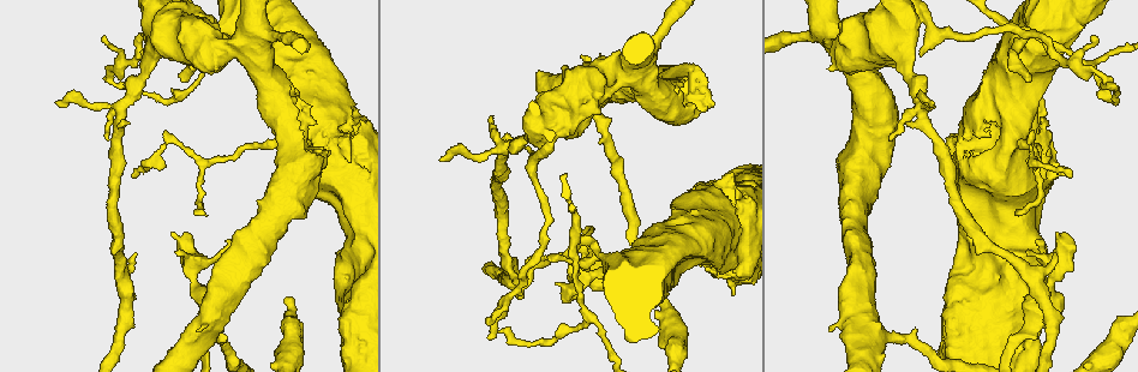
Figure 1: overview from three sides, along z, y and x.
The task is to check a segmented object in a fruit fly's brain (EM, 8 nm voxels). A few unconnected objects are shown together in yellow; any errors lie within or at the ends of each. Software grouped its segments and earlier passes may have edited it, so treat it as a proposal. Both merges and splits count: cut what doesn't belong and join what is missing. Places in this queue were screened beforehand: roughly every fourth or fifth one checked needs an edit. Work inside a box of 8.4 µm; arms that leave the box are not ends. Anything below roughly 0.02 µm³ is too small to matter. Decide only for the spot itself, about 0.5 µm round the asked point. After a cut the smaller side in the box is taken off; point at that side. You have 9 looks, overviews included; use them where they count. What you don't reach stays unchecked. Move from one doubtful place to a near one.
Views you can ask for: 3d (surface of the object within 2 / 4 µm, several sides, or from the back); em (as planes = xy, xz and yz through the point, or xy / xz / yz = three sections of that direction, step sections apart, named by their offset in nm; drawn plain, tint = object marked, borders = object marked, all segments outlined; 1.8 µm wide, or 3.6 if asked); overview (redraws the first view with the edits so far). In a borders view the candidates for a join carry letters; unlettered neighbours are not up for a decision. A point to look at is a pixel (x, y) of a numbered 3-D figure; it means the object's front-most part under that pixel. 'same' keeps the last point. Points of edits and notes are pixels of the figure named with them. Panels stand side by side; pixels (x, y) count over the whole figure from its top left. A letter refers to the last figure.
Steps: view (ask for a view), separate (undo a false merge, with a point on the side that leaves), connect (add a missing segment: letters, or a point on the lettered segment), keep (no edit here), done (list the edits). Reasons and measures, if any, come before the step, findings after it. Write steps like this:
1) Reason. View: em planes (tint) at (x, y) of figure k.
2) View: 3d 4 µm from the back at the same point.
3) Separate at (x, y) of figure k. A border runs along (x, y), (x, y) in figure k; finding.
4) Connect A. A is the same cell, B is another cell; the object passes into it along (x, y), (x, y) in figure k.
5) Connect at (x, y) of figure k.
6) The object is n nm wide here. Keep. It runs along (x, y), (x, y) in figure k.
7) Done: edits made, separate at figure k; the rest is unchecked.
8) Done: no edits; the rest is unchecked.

Sharp bend. View: em planes (borders) at (1092, 63) of figure 1.

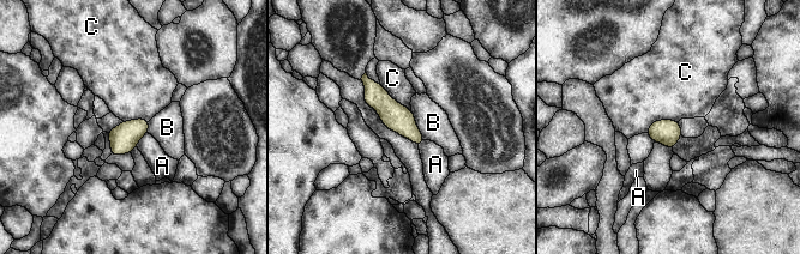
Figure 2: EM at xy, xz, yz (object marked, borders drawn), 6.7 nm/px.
Keep. A, B and C are other cells; it runs along (365, 78), (376, 96), (417, 141) in figure 2; continuous, no second cell.

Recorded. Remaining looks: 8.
Sharp bend. View: em xz step 8 (borders) at (497, 331) of figure 1.

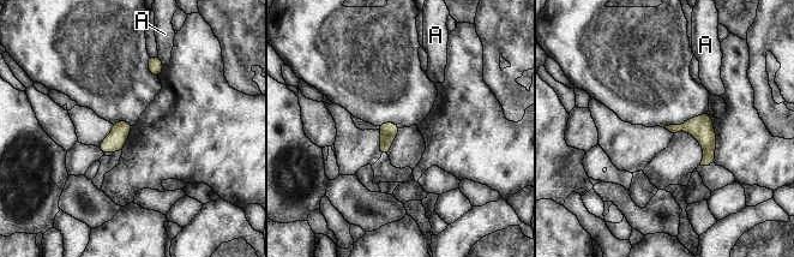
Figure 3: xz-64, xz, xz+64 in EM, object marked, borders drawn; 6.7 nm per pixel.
Separate at (392, 129) of figure 3. A is another cell; a border runs along (383, 133), (390, 133), (394, 137) in figure 3; two cells meet here.

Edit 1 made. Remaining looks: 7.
An open end. View: 3d 4 µm at (228, 241) of figure 1.

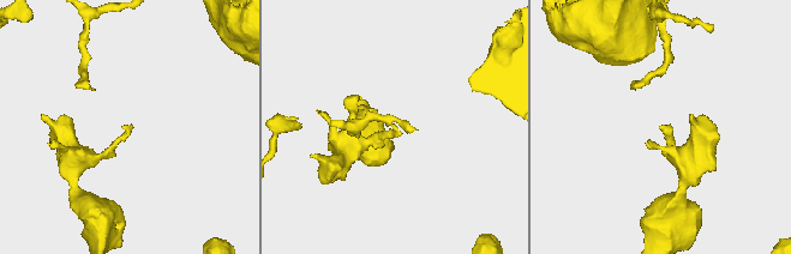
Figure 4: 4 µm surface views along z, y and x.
View: em planes (borders) at (396, 129) of figure 4.

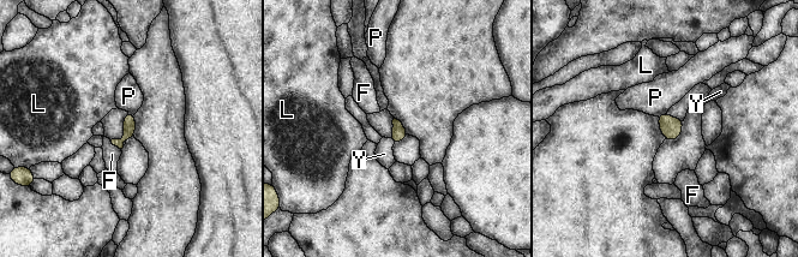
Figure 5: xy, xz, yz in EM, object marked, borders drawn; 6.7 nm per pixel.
The longest contact is with F, 100 nm. Keep. F, L, P and Y are other cells; no lettered segment goes on from it.

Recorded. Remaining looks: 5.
Done: edits made, separate at figure 3; the rest is unchecked.

